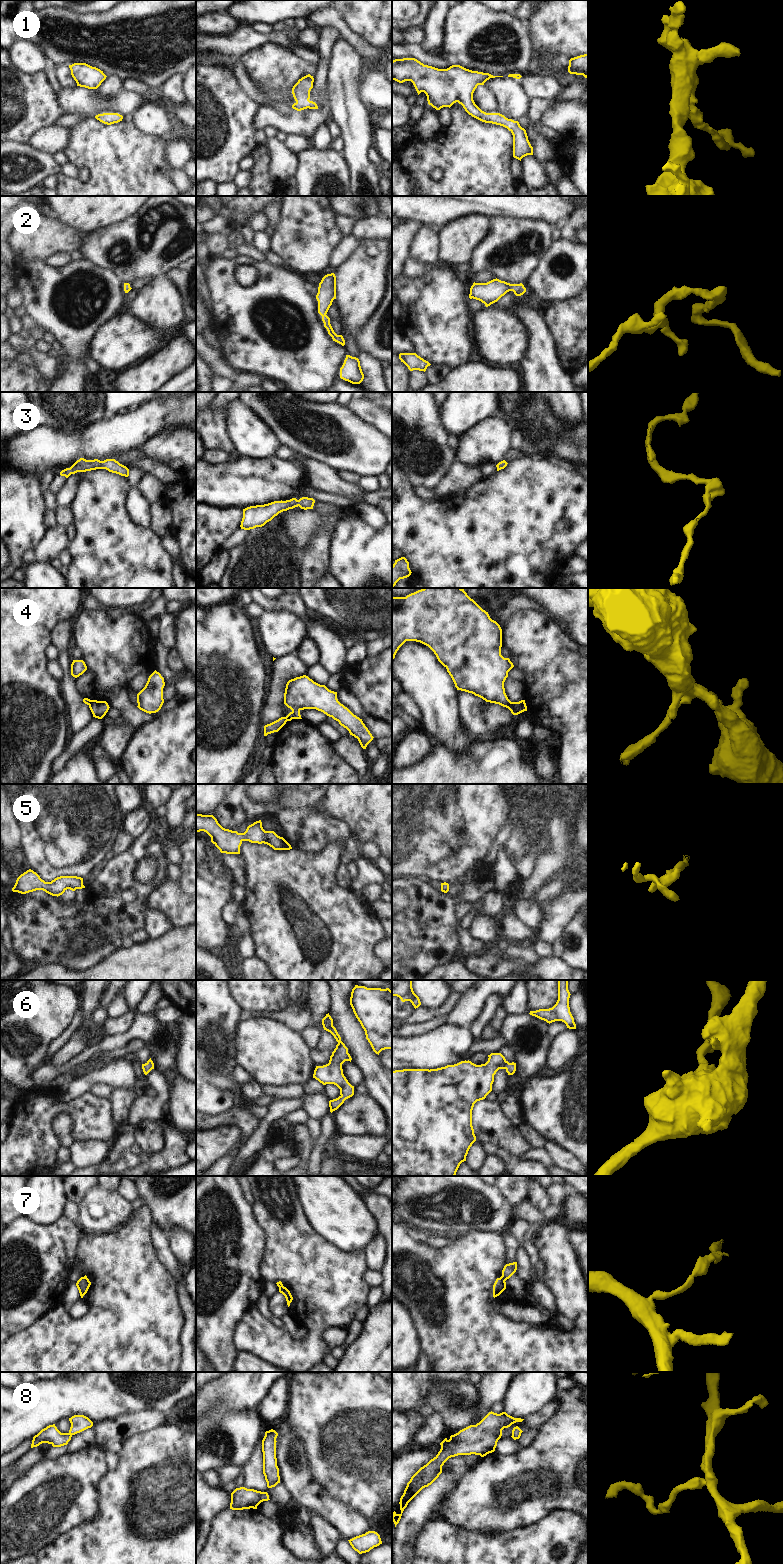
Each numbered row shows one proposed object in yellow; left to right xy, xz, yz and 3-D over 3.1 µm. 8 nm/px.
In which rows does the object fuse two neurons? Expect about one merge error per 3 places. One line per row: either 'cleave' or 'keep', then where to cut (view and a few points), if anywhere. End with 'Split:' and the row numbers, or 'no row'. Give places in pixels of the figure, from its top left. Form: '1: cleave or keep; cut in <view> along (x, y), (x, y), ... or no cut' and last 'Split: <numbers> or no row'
1: keep; no cut
2: keep; no cut
3: keep; no cut
4: cleave; cut in xz along (285, 717), (287, 720)
5: keep; no cut
6: keep; no cut
7: cleave; cut in yz along (500, 1277), (505, 1280)
8: keep; no cut
Split: 4, 7

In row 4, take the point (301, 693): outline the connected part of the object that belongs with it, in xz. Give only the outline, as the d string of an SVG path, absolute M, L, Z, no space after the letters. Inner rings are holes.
M306 675L287 682L284 704L292 710L286 716L287 721L302 719L301 710L316 709L338 721L341 726L349 731L350 735L358 739L363 749L366 749L374 738L362 719L338 701L337 692L314 682Z

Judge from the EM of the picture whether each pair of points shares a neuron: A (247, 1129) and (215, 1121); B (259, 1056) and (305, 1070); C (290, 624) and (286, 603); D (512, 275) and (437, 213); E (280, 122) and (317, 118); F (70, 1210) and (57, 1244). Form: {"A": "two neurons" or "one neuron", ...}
{"A": "one neuron", "B": "one neuron", "C": "two neurons", "D": "two neurons", "E": "one neuron", "F": "two neurons"}

